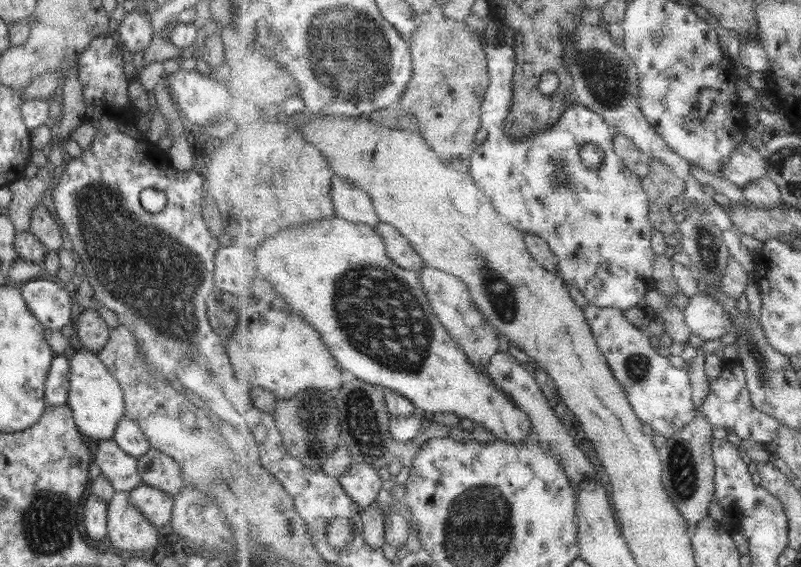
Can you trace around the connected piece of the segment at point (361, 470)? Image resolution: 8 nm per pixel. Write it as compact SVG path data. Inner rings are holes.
M365 462L353 463L338 480L348 495L360 504L361 510L370 507L379 496L379 490L383 488L377 469Z

